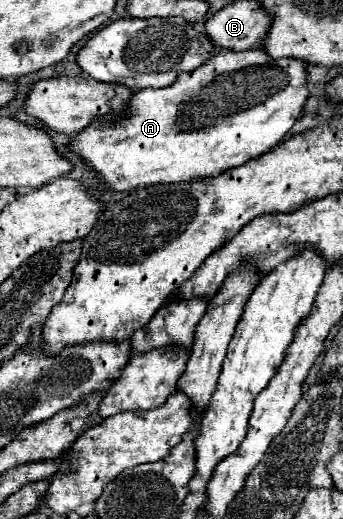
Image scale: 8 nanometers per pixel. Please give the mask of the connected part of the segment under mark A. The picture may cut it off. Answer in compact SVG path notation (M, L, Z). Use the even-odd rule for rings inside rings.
M250 48L250 50L240 50L240 52L224 52L220 50L216 56L212 56L208 62L204 62L200 68L192 70L192 72L180 72L176 84L170 84L168 88L144 88L140 92L136 92L130 100L130 108L128 108L128 116L124 116L122 120L104 120L98 124L88 126L84 132L80 132L78 136L72 138L70 148L80 152L80 156L88 162L88 166L92 166L98 172L98 180L100 184L104 184L106 188L124 192L124 190L134 190L134 188L144 188L144 186L152 186L152 184L168 184L168 182L184 182L184 180L200 180L200 178L208 178L208 176L216 176L228 168L236 168L268 150L272 150L276 144L282 142L282 138L286 136L286 132L300 120L304 104L308 100L308 74L306 68L310 64L304 64L304 60L288 60L288 58L280 58L280 60L272 60L262 48ZM182 124L194 124L194 128L184 130Z

